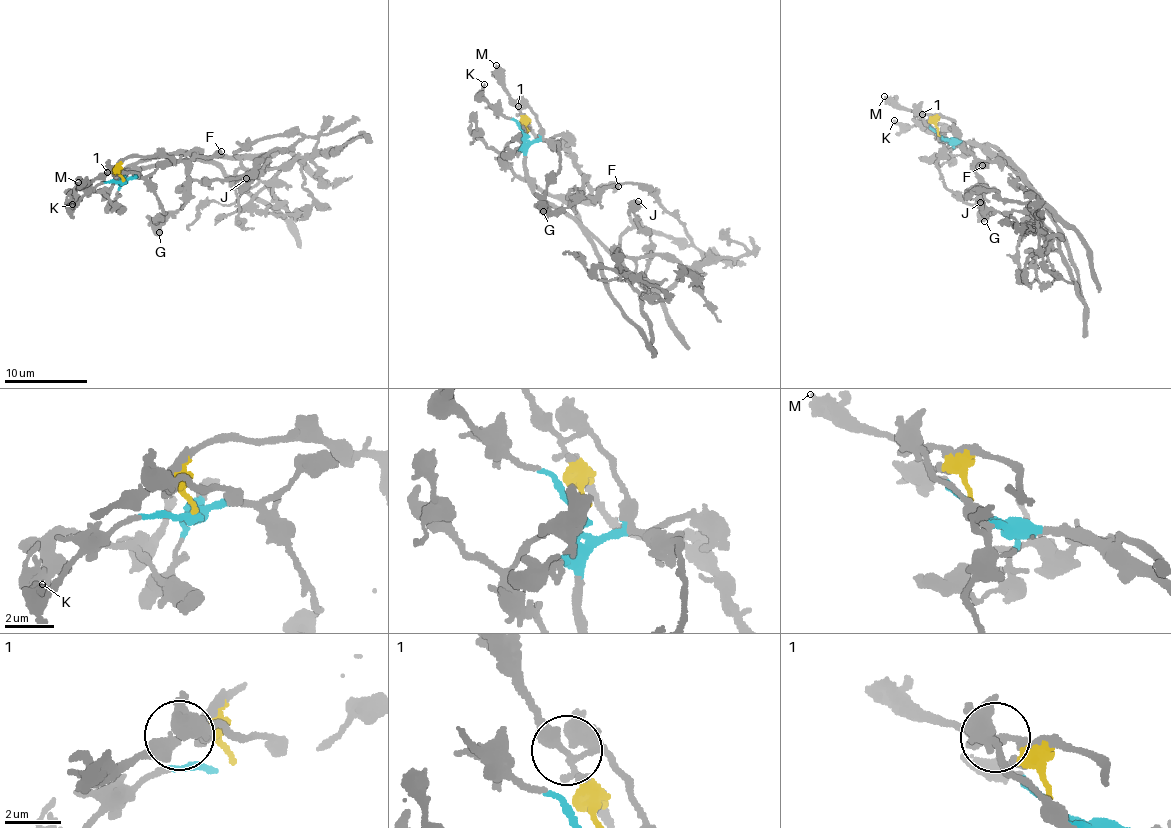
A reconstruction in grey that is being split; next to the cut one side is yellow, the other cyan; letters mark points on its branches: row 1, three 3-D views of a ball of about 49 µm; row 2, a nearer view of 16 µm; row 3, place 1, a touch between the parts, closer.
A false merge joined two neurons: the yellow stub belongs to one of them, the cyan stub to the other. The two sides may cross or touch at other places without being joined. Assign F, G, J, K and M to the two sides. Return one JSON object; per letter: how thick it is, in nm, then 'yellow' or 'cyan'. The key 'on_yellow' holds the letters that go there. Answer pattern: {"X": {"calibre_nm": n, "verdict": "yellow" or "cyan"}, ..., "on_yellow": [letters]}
{"F": {"calibre_nm": 550, "verdict": "yellow"}, "G": {"calibre_nm": 700, "verdict": "cyan"}, "J": {"calibre_nm": 240, "verdict": "yellow"}, "K": {"calibre_nm": 240, "verdict": "cyan"}, "M": {"calibre_nm": 320, "verdict": "yellow"}, "on_yellow": ["F", "J", "M"]}

